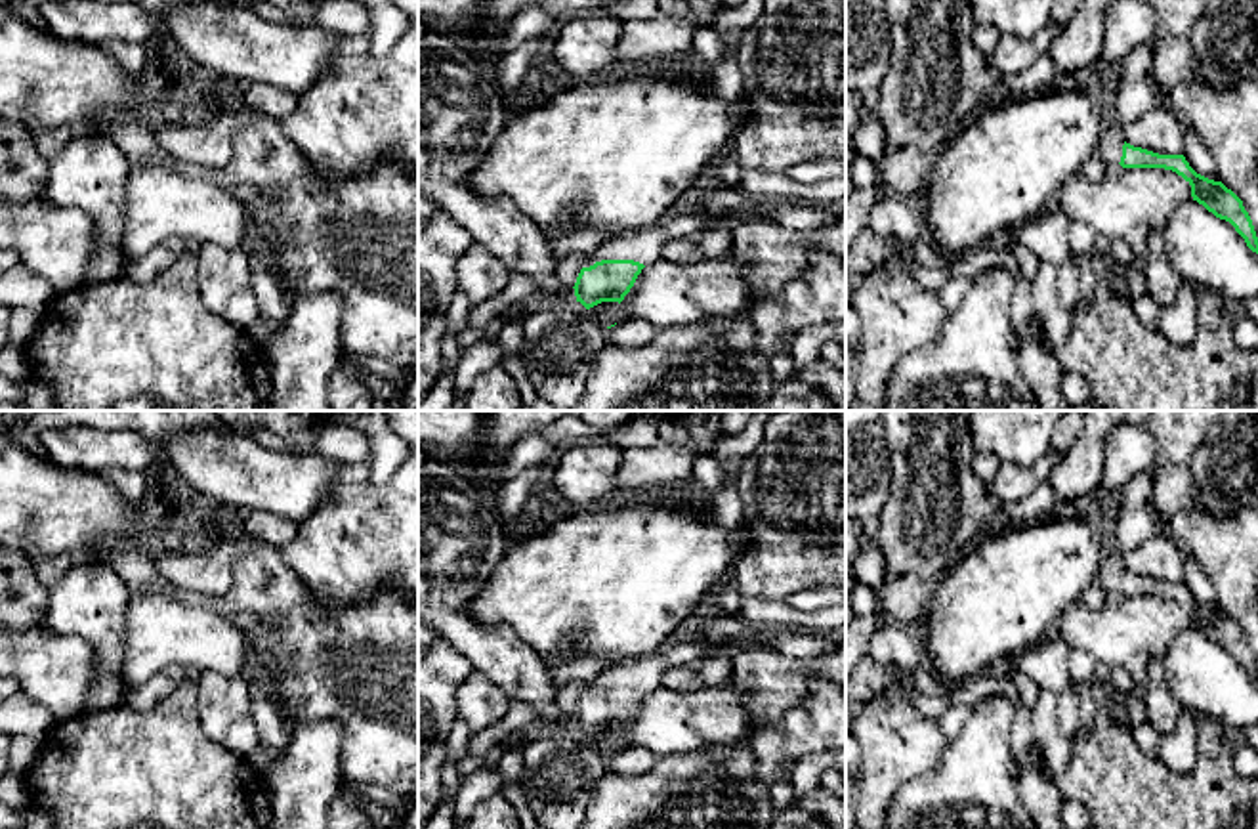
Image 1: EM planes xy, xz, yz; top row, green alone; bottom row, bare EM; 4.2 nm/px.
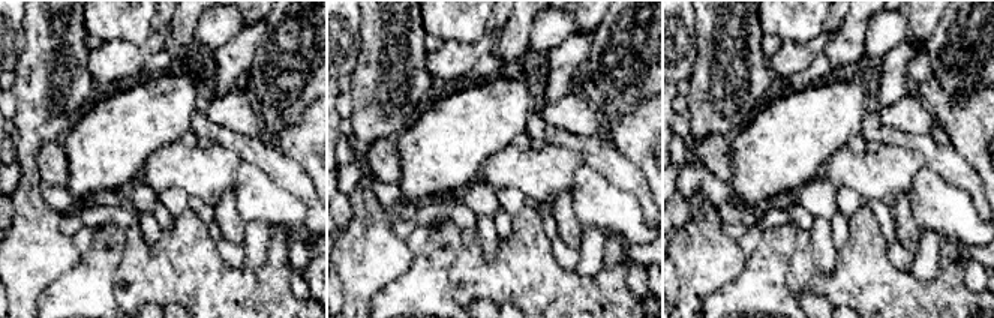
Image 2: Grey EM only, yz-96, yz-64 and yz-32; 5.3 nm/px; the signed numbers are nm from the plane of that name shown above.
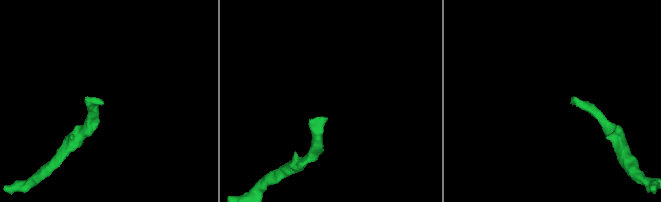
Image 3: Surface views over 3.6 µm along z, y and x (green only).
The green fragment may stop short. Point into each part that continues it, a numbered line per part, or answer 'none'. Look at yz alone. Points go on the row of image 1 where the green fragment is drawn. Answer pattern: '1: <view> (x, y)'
1: yz (1111, 140)

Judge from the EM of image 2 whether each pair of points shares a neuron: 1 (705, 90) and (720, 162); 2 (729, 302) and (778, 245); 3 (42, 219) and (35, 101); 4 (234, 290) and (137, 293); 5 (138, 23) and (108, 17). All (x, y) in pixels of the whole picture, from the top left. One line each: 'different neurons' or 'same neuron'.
1: different neurons
2: same neuron
3: same neuron
4: same neuron
5: same neuron

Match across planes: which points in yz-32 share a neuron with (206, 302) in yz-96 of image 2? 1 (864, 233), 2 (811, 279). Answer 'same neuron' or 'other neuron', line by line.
1: same neuron
2: same neuron

